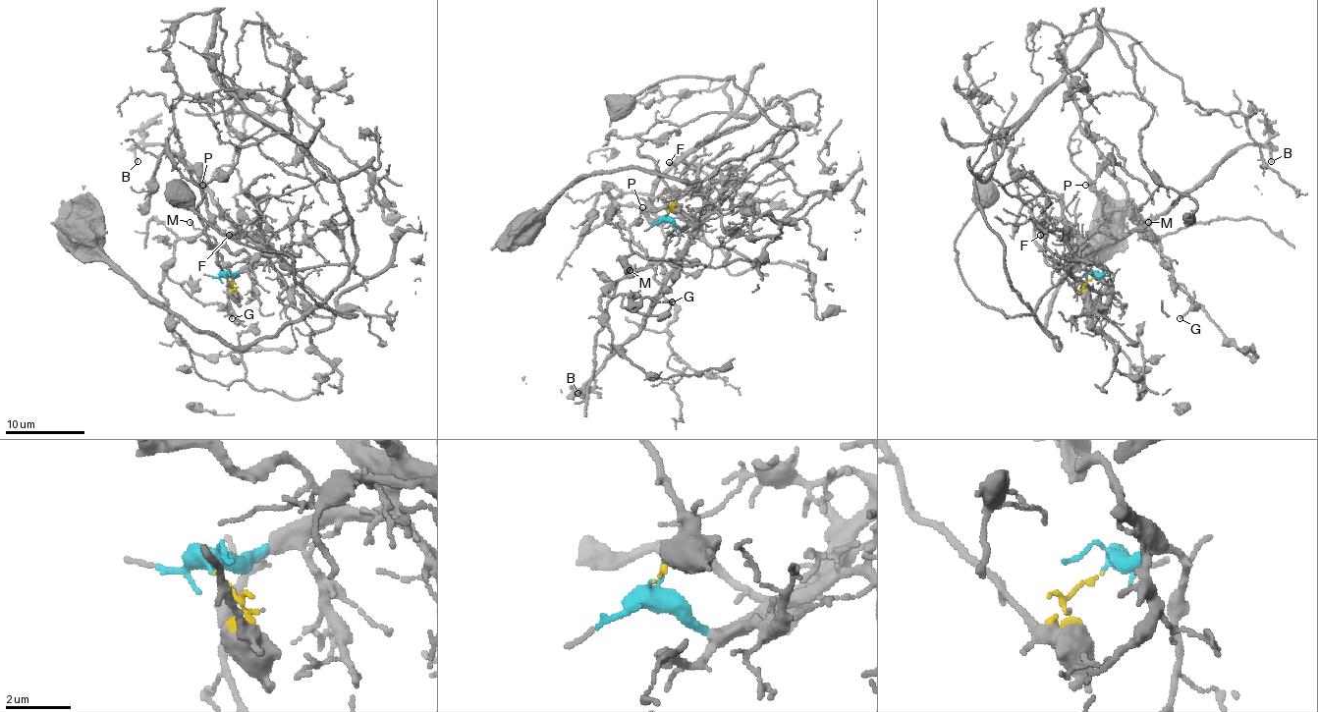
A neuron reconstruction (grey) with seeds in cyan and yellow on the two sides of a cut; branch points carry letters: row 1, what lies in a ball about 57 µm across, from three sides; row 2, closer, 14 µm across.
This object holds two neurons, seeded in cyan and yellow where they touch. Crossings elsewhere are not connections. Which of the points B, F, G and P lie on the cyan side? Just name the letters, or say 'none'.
B, F

